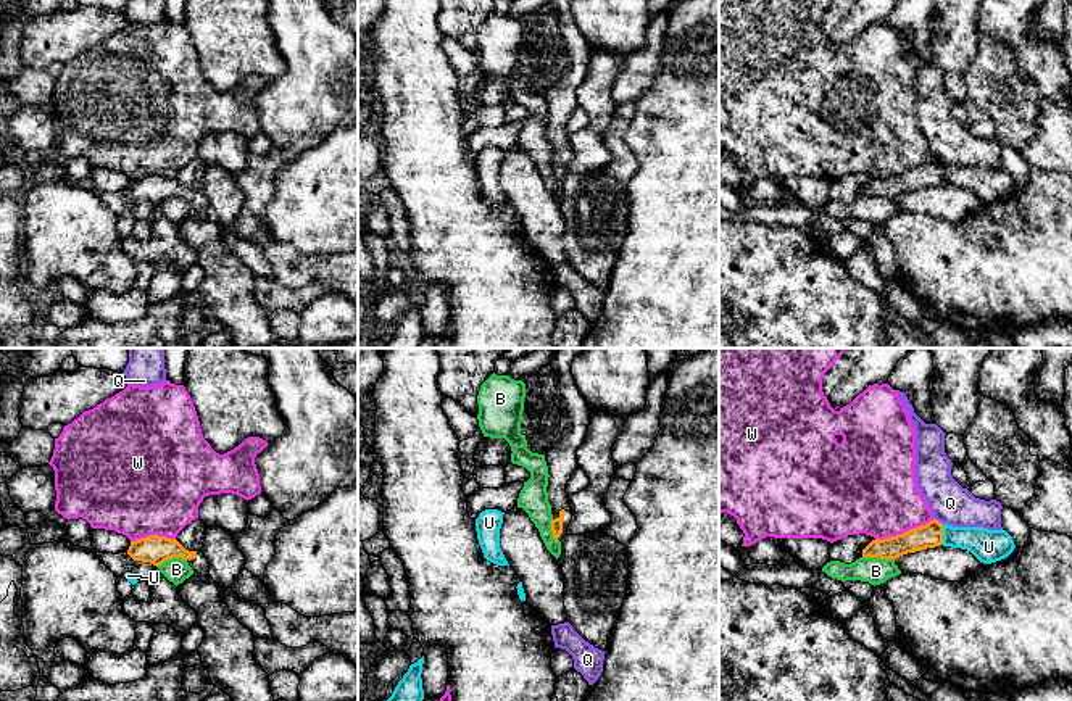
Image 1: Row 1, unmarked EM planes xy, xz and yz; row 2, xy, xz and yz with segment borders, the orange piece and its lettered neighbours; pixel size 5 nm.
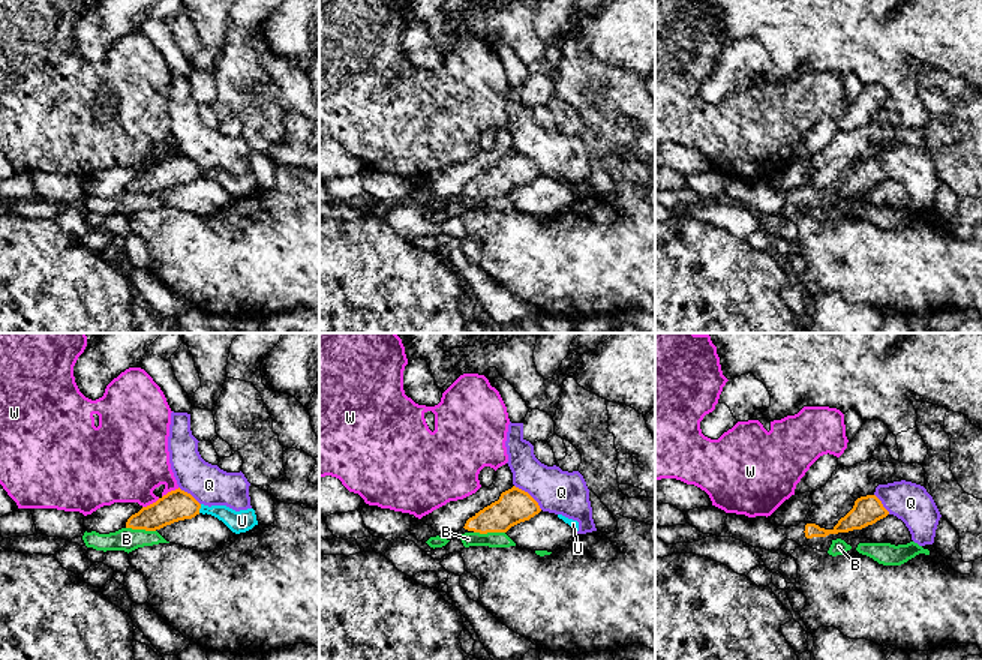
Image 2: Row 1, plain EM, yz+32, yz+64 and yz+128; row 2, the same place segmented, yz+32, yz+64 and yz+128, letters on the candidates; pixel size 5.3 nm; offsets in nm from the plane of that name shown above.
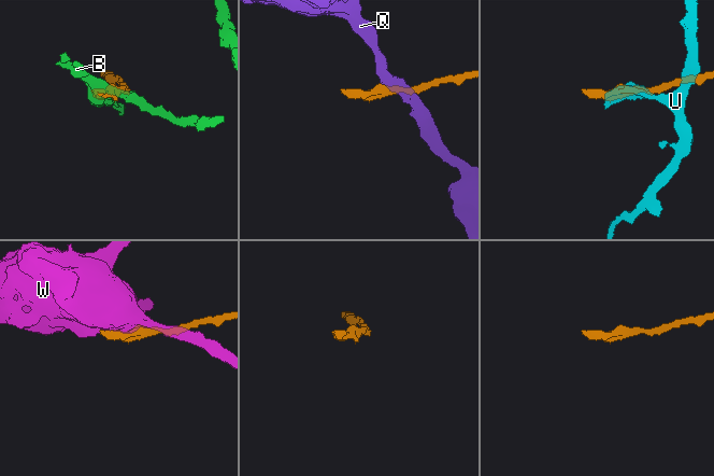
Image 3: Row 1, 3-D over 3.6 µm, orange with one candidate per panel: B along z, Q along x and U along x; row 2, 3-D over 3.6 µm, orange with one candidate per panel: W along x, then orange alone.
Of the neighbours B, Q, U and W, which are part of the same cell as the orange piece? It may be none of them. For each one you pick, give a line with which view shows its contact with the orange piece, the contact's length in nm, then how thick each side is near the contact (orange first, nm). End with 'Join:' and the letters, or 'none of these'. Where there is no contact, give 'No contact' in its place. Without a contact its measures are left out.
Join: none of these

